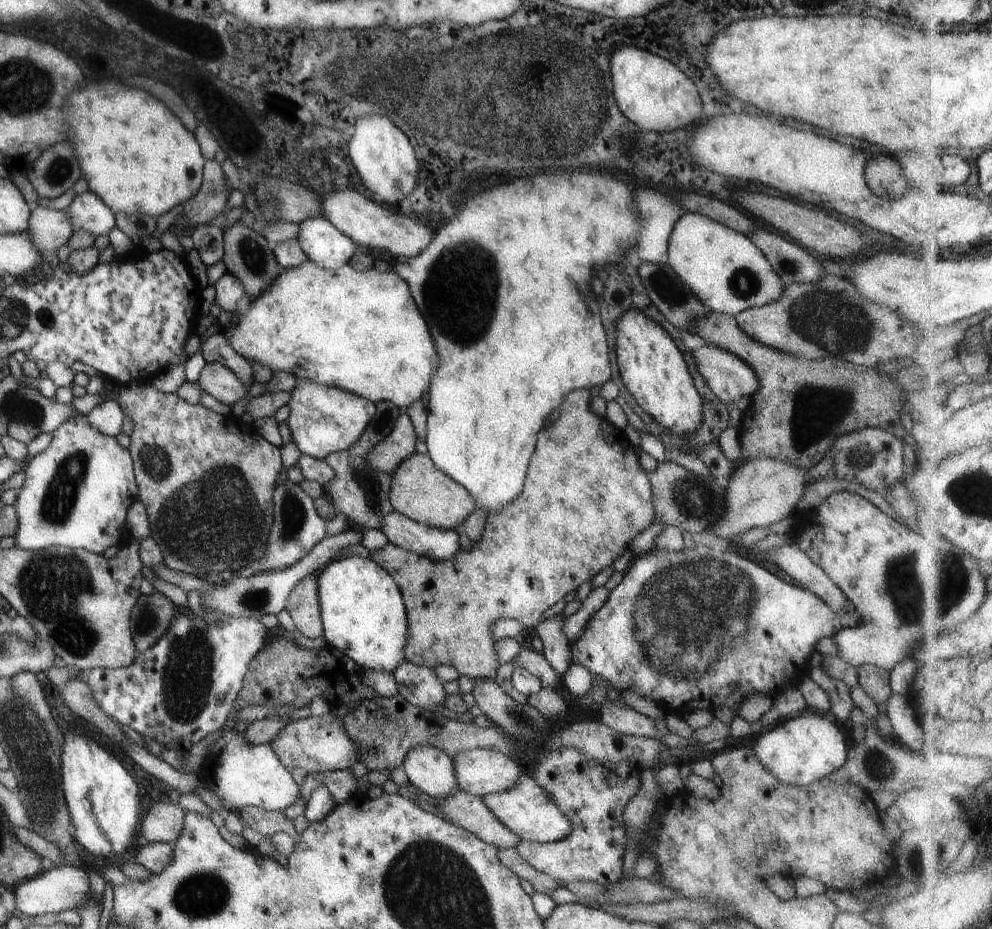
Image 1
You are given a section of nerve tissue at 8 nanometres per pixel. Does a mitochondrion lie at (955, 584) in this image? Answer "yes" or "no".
yes

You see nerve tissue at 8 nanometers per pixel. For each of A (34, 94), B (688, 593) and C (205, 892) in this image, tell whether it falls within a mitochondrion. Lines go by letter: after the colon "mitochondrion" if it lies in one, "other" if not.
A: mitochondrion
B: mitochondrion
C: mitochondrion

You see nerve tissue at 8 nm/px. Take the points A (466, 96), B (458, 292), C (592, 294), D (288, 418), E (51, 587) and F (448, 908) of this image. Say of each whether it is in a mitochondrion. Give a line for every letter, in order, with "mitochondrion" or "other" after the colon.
A: mitochondrion
B: mitochondrion
C: other
D: other
E: mitochondrion
F: mitochondrion

